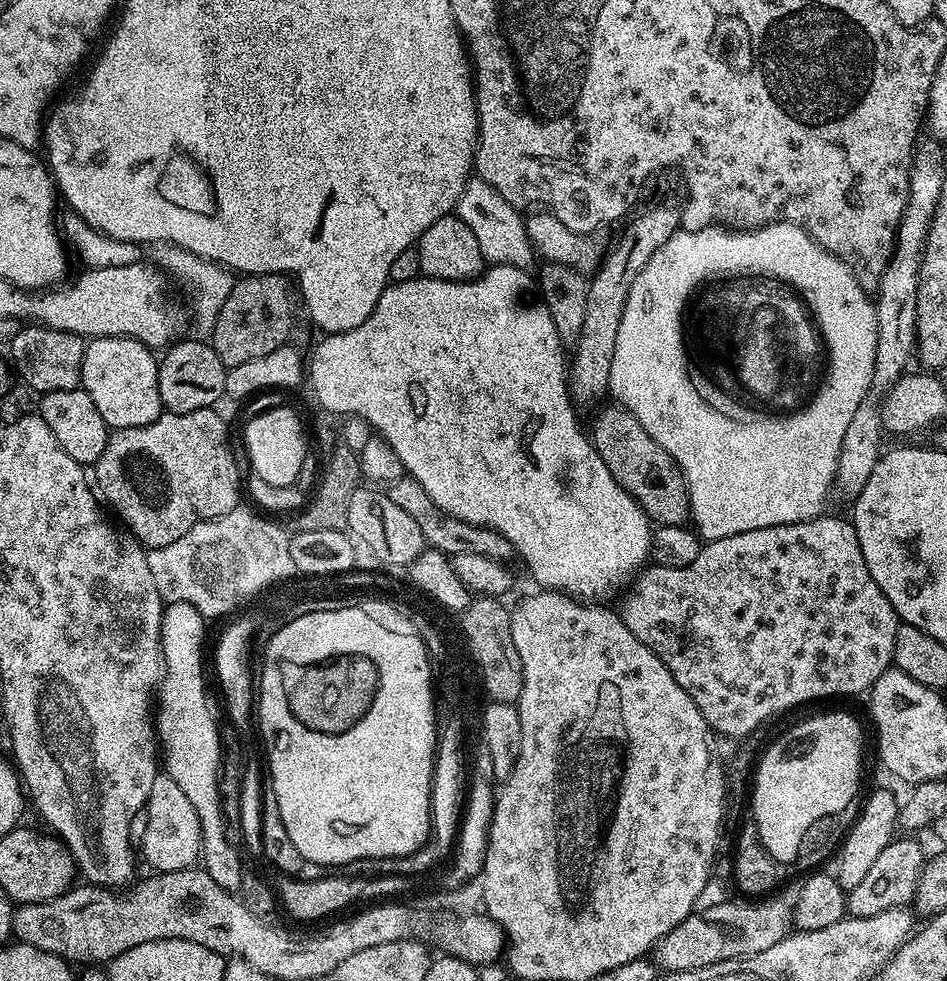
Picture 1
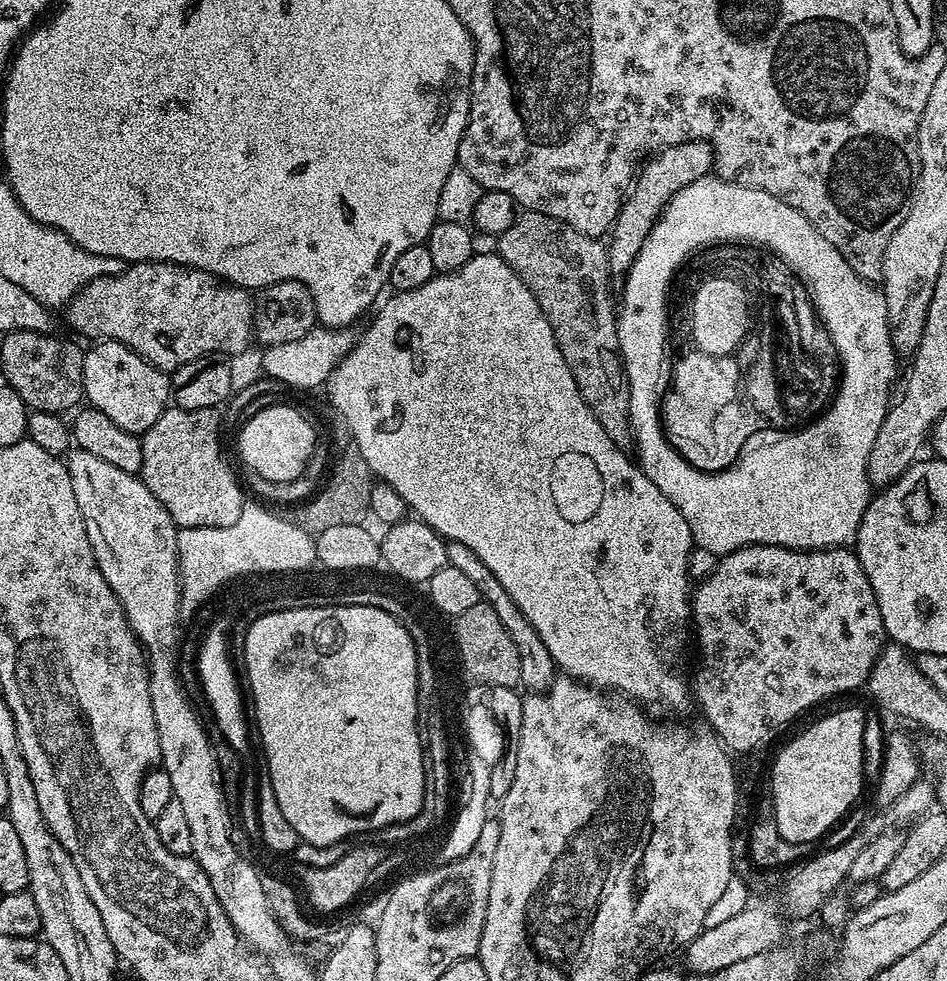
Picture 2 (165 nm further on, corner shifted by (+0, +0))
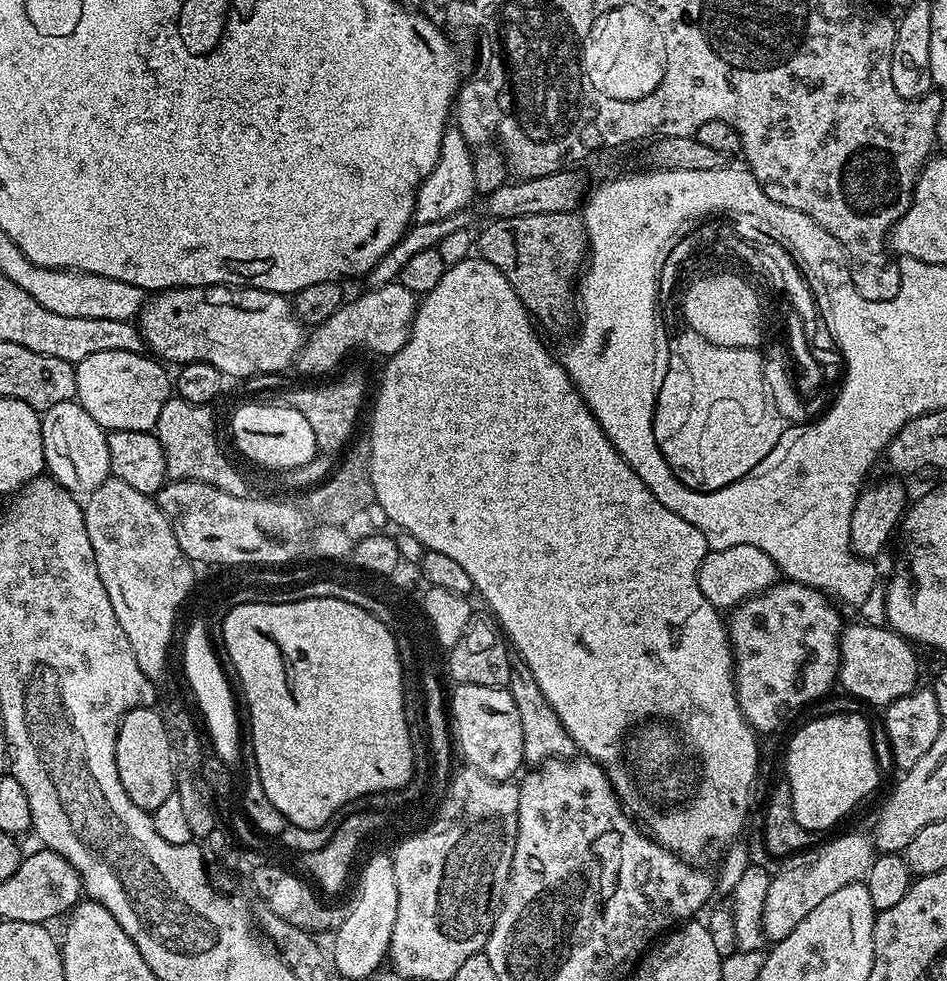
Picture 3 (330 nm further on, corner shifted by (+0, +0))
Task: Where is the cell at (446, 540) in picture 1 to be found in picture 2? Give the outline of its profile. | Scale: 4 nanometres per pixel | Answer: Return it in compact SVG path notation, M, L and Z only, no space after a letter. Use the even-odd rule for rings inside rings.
M453 540L447 541L447 546L448 564L462 570L462 574L466 574L466 578L470 578L470 582L474 582L474 586L478 586L481 601L494 606L494 614L498 614L502 626L506 626L506 634L510 634L510 639L513 640L514 646L518 650L518 662L522 662L520 684L528 687L529 693L547 693L558 669L552 660L550 650L546 650L546 642L542 642L542 638L538 638L538 630L534 630L530 618L526 618L526 614L522 614L522 610L518 610L514 598L510 598L510 594L506 594L506 590L502 588L502 582L498 582L498 578L494 578L490 566L486 566L486 562L482 562L482 558L478 558L478 554L474 554L474 550L462 546L462 542Z

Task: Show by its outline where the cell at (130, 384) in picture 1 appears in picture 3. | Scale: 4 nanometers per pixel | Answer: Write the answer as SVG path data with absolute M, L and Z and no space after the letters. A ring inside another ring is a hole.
M105 350L102 354L90 354L90 358L82 358L82 362L74 365L76 369L76 400L105 430L138 430L152 432L158 422L158 414L162 414L162 406L173 395L174 384L168 380L169 369L159 359L144 352L127 352L126 350Z

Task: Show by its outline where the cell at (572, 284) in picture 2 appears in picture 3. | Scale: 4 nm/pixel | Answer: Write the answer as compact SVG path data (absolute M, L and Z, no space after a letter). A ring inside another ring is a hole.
M576 212L492 220L478 236L478 252L483 260L502 270L506 282L514 286L514 294L518 294L522 306L526 306L529 316L541 329L564 332L571 324L573 327L578 281L590 255L586 226Z

